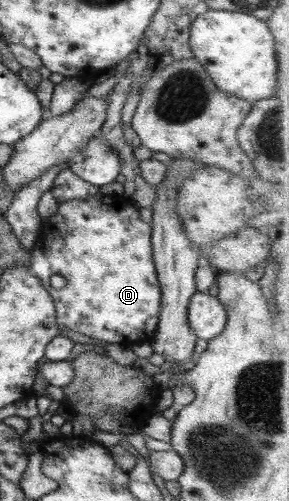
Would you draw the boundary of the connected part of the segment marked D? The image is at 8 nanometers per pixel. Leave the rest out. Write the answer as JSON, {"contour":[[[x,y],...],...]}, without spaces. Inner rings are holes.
{"contour":[[[99,191],[94,195],[88,196],[85,199],[72,199],[57,203],[55,214],[49,218],[43,218],[40,224],[40,234],[34,242],[29,254],[29,270],[39,279],[41,286],[50,294],[52,298],[53,307],[55,307],[55,322],[57,323],[57,332],[66,328],[73,330],[73,332],[80,332],[85,336],[95,338],[114,345],[131,346],[134,343],[152,343],[153,334],[155,334],[157,318],[159,318],[160,311],[160,288],[157,280],[157,275],[154,268],[151,250],[151,227],[147,222],[143,222],[139,218],[138,208],[128,199],[122,196],[115,197],[111,195],[104,195]],[[57,274],[65,278],[65,285],[62,288],[55,289],[49,285],[49,277]]]}

